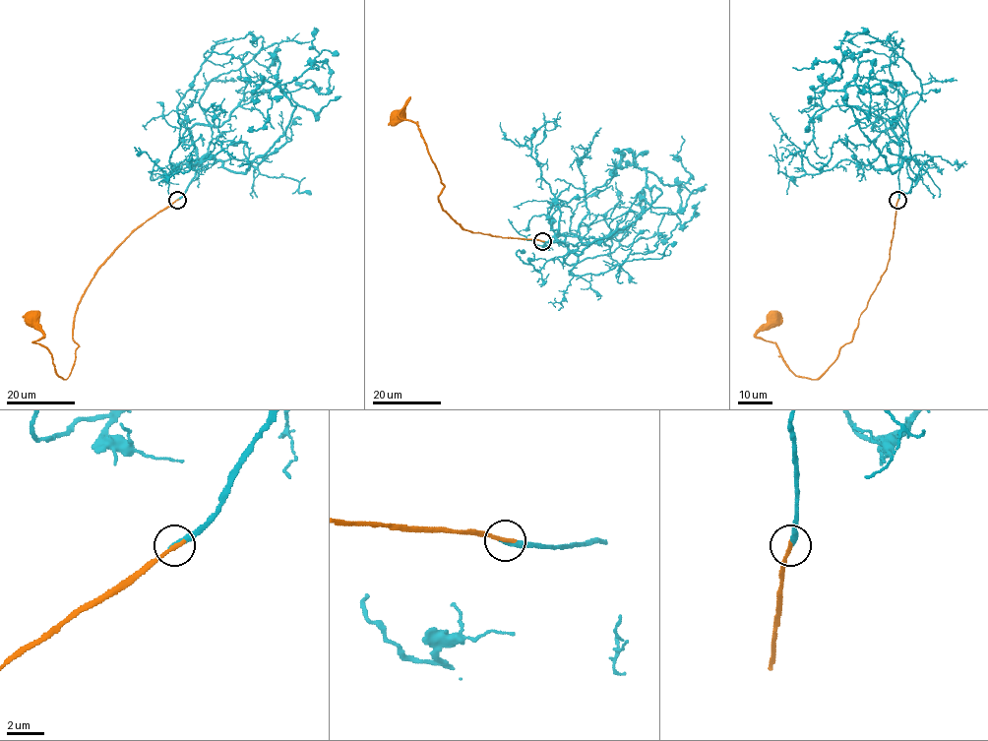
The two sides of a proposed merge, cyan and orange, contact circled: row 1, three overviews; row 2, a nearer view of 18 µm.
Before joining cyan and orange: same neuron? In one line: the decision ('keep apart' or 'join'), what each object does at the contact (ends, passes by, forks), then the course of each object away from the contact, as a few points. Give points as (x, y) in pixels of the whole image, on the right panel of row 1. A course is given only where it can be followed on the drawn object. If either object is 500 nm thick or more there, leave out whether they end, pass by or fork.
join; cyan ends; orange ends; course cyan (898, 200), (911, 157), (893, 172), (842, 100), (853, 81), (860, 92), (884, 90), (868, 86), (874, 59); course orange (898, 200), (886, 269), (853, 339), (819, 377), (797, 376), (775, 343), (756, 336), (768, 317), (774, 317)

